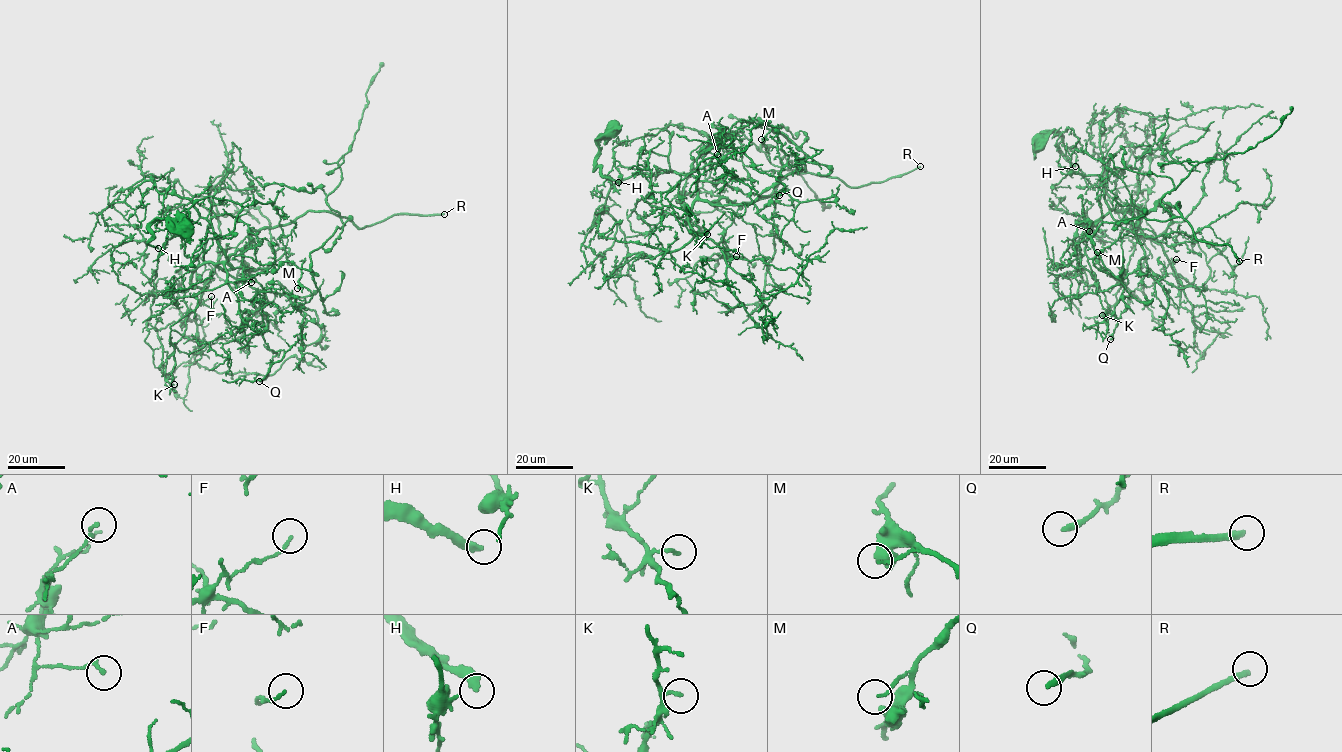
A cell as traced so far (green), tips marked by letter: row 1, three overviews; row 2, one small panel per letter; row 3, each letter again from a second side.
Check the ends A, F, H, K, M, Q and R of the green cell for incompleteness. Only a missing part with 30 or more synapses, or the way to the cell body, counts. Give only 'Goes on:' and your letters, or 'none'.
Goes on: R

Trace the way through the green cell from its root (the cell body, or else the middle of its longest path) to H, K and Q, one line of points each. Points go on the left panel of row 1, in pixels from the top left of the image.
H: (185, 227), (167, 216), (155, 220), (150, 226), (152, 237), (149, 244), (158, 248)
K: (185, 227), (200, 199), (241, 206), (214, 234), (226, 260), (198, 267), (184, 295), (174, 384)
Q: (185, 227), (200, 199), (241, 206), (214, 234), (227, 281), (267, 316), (276, 354), (259, 381)

